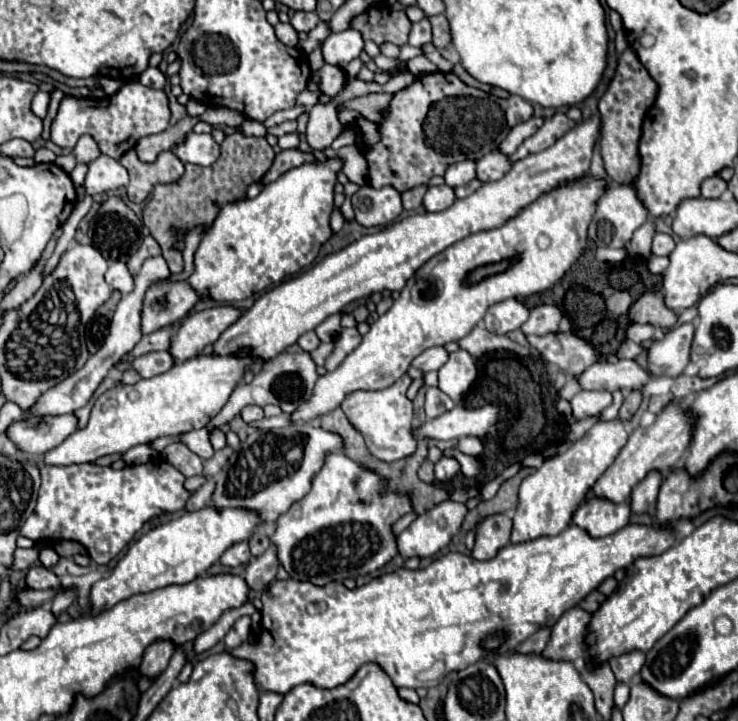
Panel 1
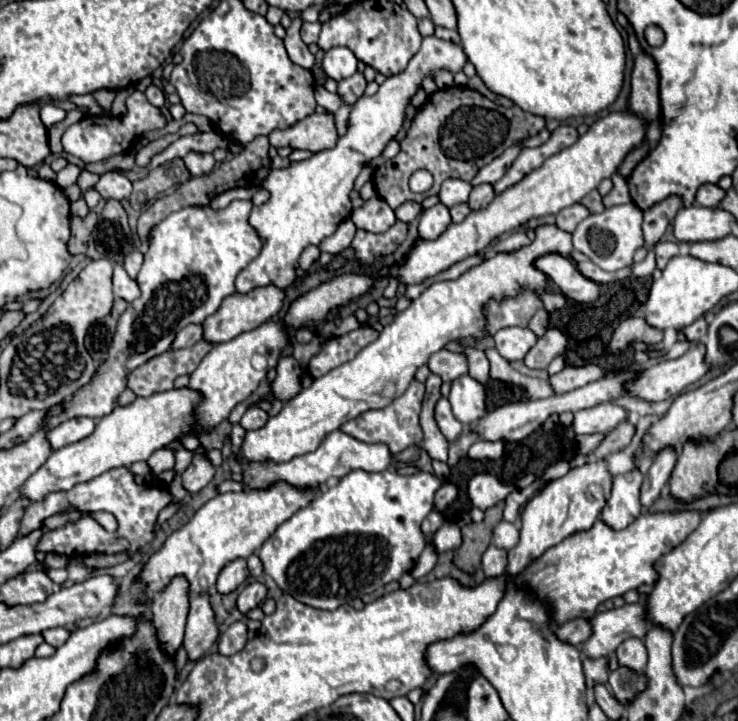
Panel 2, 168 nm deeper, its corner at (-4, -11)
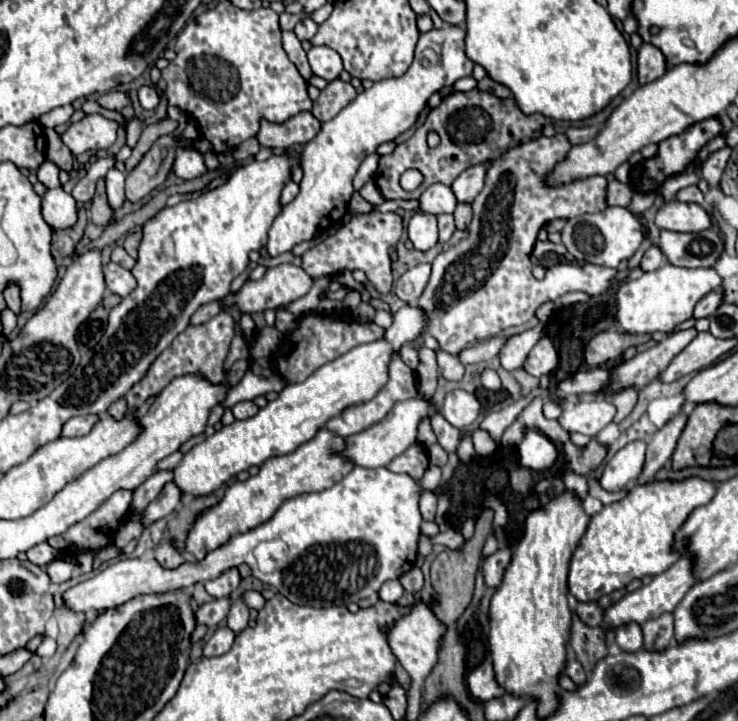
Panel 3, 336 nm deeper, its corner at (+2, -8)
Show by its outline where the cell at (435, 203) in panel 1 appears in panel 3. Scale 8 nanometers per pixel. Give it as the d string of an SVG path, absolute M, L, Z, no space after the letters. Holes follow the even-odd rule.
M416 213L408 223L408 237L416 251L428 251L438 243L438 227L434 215Z

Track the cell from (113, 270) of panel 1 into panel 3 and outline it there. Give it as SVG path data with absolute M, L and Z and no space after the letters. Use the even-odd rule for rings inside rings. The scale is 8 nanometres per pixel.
M112 261L104 267L104 277L106 277L106 287L120 297L126 297L136 289L134 275L122 265L116 265Z

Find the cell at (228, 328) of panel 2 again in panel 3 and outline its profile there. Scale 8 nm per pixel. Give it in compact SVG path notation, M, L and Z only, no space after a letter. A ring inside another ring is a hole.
M284 263L268 269L262 279L246 281L236 295L224 299L224 307L236 303L240 311L256 313L264 309L278 309L300 297L304 297L312 287L312 277L294 263Z

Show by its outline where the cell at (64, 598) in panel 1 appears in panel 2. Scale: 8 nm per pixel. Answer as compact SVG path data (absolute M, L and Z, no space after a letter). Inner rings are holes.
M58 626L58 628L44 630L42 636L44 636L44 640L46 640L50 646L60 646L60 644L64 644L64 640L68 640L70 632L68 632L66 628L60 628L60 626Z

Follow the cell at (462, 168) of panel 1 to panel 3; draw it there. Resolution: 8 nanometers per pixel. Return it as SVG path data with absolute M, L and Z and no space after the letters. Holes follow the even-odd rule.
M442 183L430 185L420 197L418 197L418 211L430 213L430 215L442 215L442 213L454 213L456 201L454 193L450 193L450 187Z

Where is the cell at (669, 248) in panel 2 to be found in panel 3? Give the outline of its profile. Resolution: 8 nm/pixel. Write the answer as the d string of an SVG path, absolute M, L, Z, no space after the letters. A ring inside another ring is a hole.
M652 245L652 247L644 253L644 257L642 257L642 261L640 261L640 269L642 269L642 271L654 271L654 269L658 269L658 267L662 267L662 265L664 265L662 251L660 251L656 245Z

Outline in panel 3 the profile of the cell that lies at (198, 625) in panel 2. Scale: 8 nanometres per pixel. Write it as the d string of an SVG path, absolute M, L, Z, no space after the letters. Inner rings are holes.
M222 597L222 599L214 599L214 601L198 607L198 609L196 609L196 619L198 619L198 623L204 623L204 625L208 625L208 627L216 627L216 625L222 623L224 617L228 615L230 603L232 603L230 597Z

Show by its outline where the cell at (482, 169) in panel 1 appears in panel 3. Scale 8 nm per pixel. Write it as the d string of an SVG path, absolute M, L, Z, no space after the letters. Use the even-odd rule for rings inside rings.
M458 205L454 211L454 221L458 231L466 231L472 221L472 207L470 205Z

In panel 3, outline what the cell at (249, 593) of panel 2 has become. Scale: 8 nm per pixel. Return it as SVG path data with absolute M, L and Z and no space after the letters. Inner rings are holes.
M238 599L238 601L230 607L230 613L228 613L226 625L228 625L236 635L238 635L242 629L248 627L248 607L244 605L242 599Z

